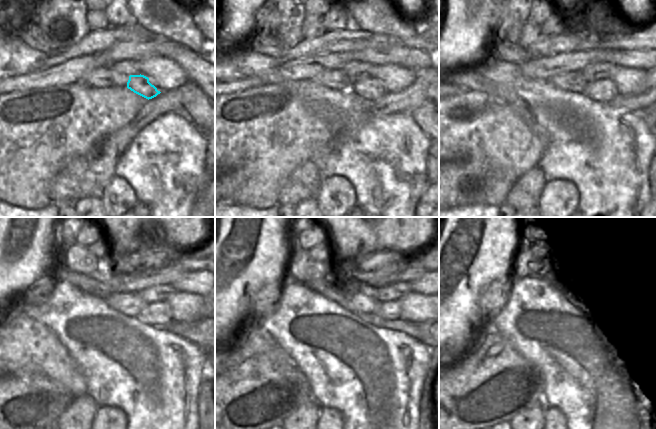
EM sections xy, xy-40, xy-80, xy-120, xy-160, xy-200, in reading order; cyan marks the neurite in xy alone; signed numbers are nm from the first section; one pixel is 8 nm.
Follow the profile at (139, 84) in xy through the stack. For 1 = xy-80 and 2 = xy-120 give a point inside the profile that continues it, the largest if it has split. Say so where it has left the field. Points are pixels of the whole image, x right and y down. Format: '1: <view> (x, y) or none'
1: xy-80 (604, 90)
2: xy-120 (154, 313)

